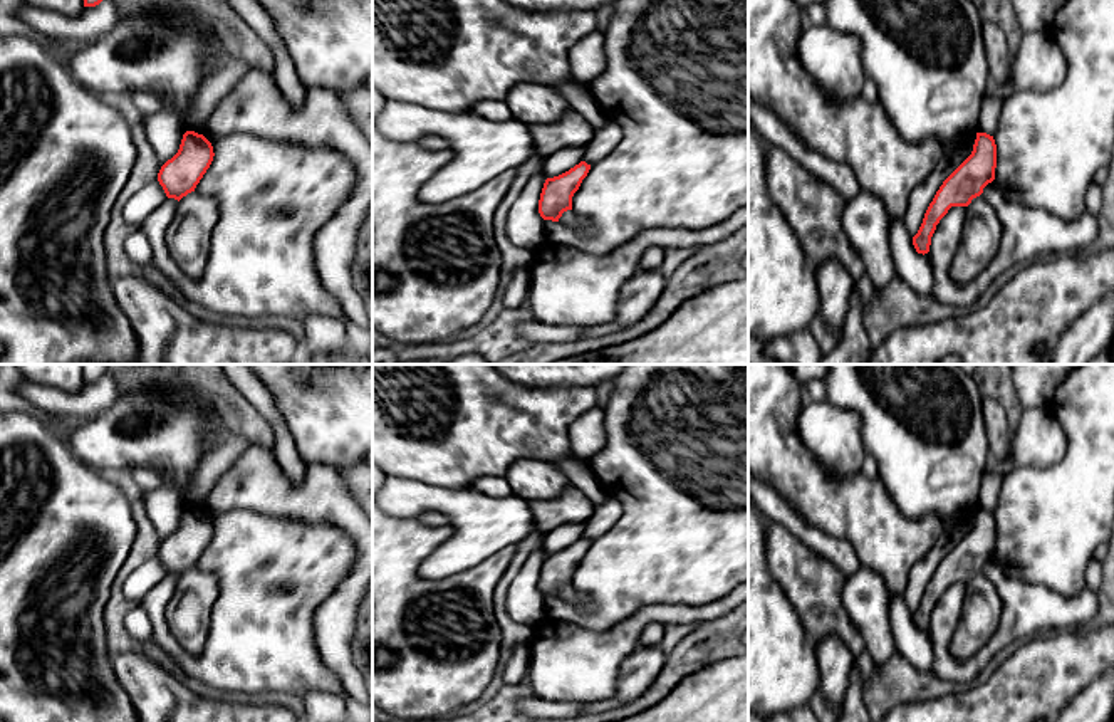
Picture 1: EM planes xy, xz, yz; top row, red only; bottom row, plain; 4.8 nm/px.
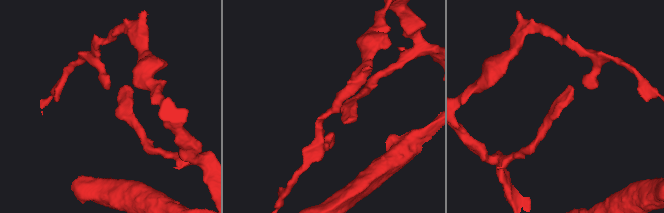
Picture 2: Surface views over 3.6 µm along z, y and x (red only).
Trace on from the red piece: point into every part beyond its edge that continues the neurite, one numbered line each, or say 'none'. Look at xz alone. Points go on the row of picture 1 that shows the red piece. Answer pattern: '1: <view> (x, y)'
1: xz (571, 219)

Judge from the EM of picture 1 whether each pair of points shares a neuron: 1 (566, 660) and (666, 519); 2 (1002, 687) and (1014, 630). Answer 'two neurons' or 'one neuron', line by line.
1: two neurons
2: two neurons

